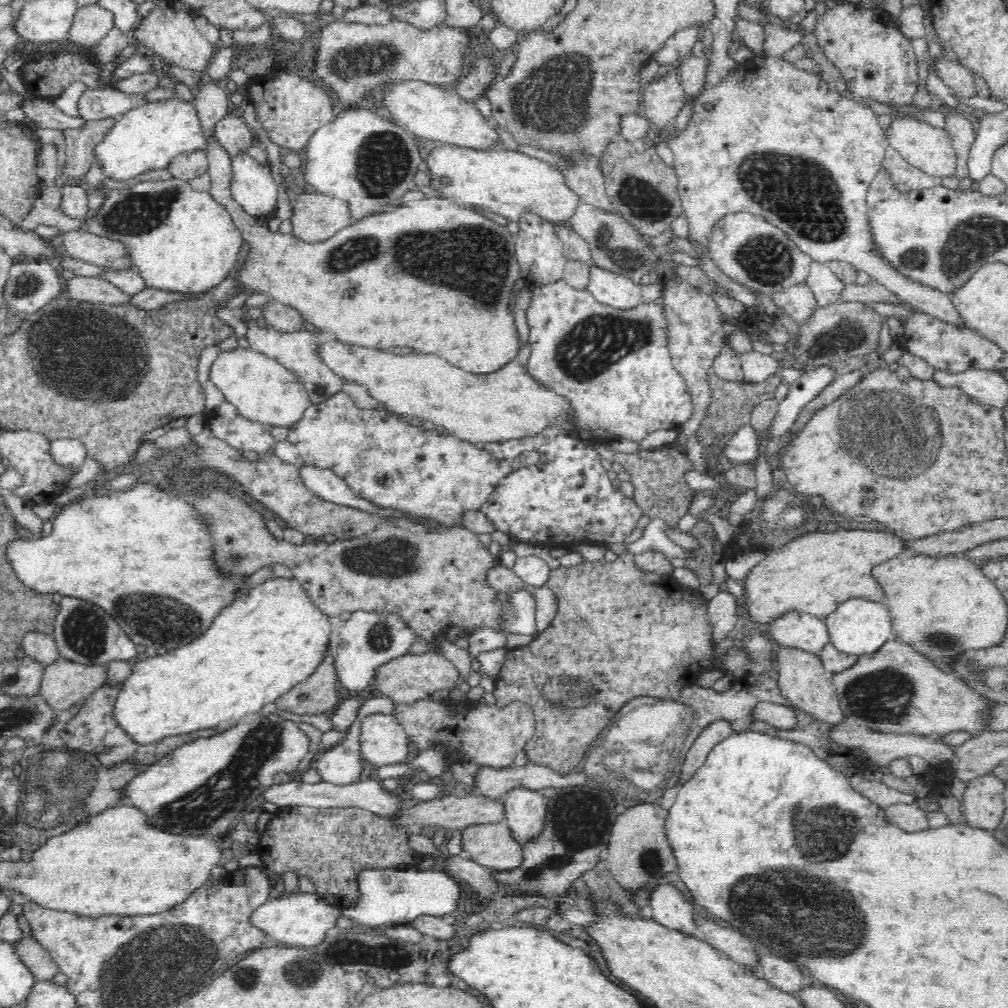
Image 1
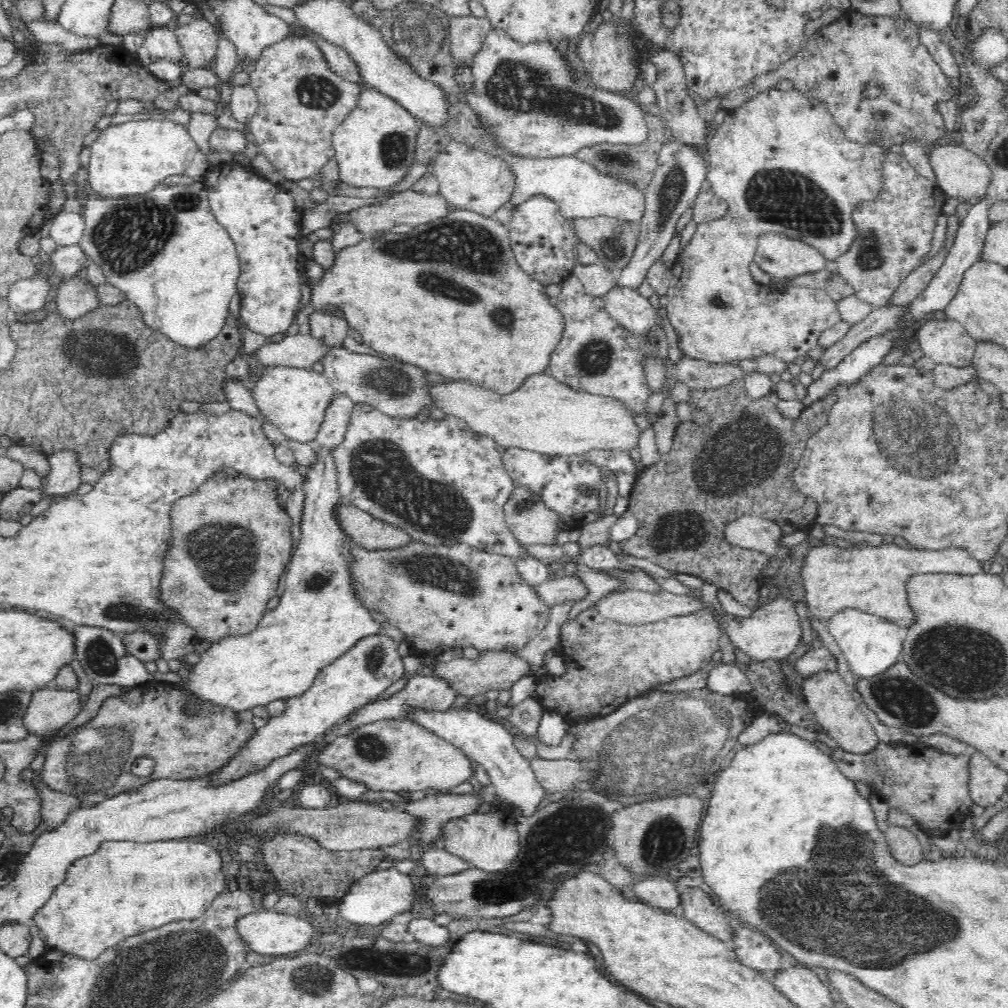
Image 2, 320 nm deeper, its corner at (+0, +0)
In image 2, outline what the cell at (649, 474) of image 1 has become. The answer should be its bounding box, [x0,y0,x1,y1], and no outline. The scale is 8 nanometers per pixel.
[619,379,839,608]

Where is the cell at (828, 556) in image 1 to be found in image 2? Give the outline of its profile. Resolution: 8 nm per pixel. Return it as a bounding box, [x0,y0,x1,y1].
[800,542,984,628]

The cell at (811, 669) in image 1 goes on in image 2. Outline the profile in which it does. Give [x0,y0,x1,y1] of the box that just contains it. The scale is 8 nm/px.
[802,670,881,753]

